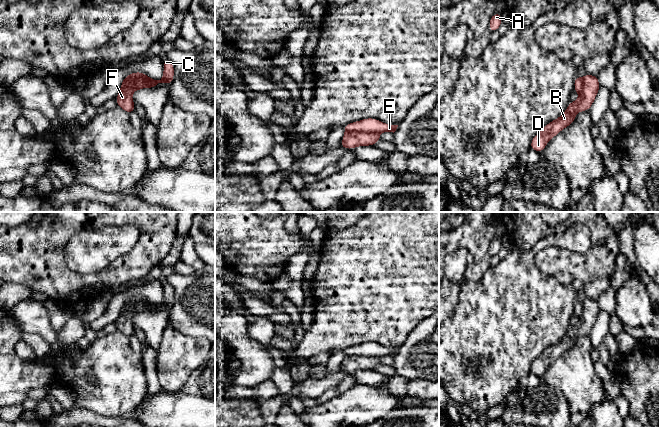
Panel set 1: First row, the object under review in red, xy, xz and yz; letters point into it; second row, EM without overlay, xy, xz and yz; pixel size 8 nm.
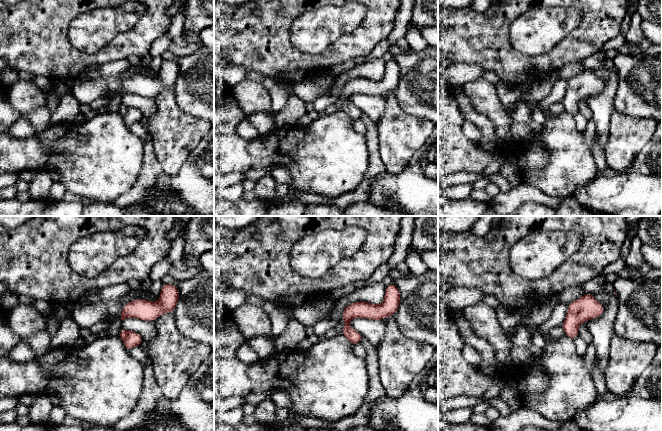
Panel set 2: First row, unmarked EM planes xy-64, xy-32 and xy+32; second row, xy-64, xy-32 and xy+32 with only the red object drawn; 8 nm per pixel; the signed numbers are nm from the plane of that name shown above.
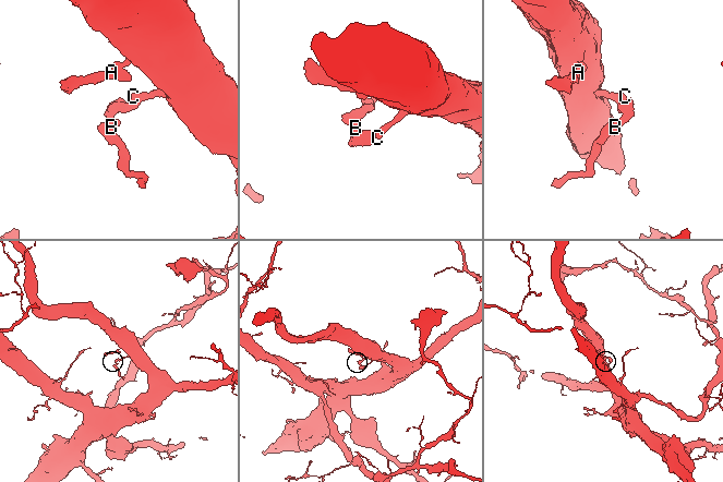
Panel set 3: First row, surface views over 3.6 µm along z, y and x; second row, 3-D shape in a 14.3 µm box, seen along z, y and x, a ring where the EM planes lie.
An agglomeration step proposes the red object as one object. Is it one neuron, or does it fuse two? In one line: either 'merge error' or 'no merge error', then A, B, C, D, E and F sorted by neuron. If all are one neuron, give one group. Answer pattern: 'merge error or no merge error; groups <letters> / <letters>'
merge error; groups A C E / B D F

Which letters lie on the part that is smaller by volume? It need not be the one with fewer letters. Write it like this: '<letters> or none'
B, D, F

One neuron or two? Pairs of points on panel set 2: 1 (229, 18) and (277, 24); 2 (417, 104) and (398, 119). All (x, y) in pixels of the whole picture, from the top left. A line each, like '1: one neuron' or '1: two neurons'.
1: one neuron
2: two neurons

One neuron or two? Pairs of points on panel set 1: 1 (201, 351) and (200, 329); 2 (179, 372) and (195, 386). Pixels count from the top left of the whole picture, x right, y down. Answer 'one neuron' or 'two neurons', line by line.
1: two neurons
2: two neurons

